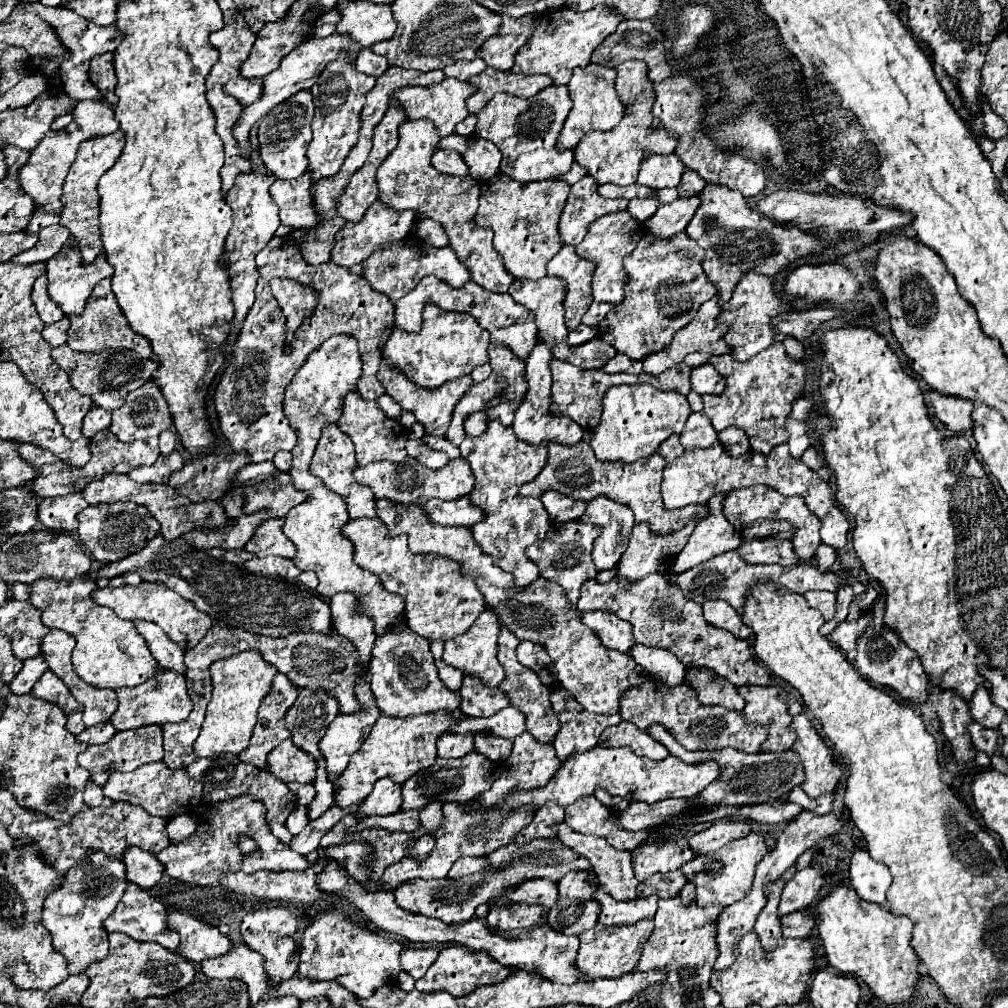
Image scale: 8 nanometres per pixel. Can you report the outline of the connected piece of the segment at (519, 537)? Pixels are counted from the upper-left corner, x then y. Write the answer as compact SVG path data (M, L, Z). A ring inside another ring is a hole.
M491 421L487 431L479 437L467 437L463 441L461 457L469 463L475 475L475 487L469 493L469 499L475 507L483 509L485 517L471 527L471 533L497 567L513 573L515 585L525 587L533 579L539 577L537 567L525 557L525 547L545 539L549 531L549 517L541 499L519 495L521 485L533 481L547 461L547 443L545 445L529 445L513 433L511 427L503 427L499 421Z

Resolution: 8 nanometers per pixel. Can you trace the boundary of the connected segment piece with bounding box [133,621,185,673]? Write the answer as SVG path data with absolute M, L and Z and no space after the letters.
M133 621L133 625L139 631L139 635L145 639L147 647L151 649L151 655L157 659L157 663L163 669L169 669L175 673L185 671L185 665L181 661L181 647L169 641L169 637L163 633L159 625L149 623L149 621Z

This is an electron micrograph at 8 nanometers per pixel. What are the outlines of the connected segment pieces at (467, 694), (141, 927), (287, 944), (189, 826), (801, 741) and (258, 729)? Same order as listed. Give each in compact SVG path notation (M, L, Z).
M463 674L460 688L462 702L460 710L470 717L491 717L499 709L507 707L507 697L497 687L481 685L477 677L469 677Z
M129 883L129 887L125 889L125 895L123 899L119 901L117 909L109 915L109 919L105 921L105 929L109 933L113 931L121 931L121 933L127 933L129 937L137 939L137 941L155 941L159 945L163 945L165 949L177 953L179 951L179 945L181 945L181 937L175 929L169 927L167 923L167 917L169 917L169 911L163 907L163 903L159 903L157 899L153 899L147 891L143 891L141 887Z
M269 907L269 909L257 909L253 913L247 913L245 919L241 921L241 937L245 945L255 949L257 953L263 955L265 971L269 973L269 979L273 983L289 979L299 965L299 955L295 959L295 941L293 935L297 931L297 921L289 909L283 907Z
M181 813L167 821L167 835L171 843L181 843L187 841L197 829L197 819L191 813Z
M809 727L807 733L801 733L791 749L799 755L801 765L805 769L801 789L807 793L807 797L817 799L819 795L835 789L837 781L843 775L843 769L833 761L831 751L817 735L815 727Z
M283 673L275 675L271 691L261 701L257 725L253 727L249 747L239 753L241 761L265 769L269 749L277 747L283 739L291 735L289 729L285 727L283 715L289 709L289 705L293 705L297 693L299 693L297 687Z

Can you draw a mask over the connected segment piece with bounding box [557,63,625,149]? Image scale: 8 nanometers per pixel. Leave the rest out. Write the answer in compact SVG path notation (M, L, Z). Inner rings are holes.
M589 63L587 67L573 69L573 77L567 83L573 107L571 107L567 121L563 125L563 131L559 135L559 141L557 141L559 149L573 149L577 145L577 141L587 131L593 131L593 129L607 131L607 129L613 129L615 125L619 125L625 107L621 105L617 93L615 93L615 77L617 77L615 69L601 67L601 65L595 65L595 63Z

